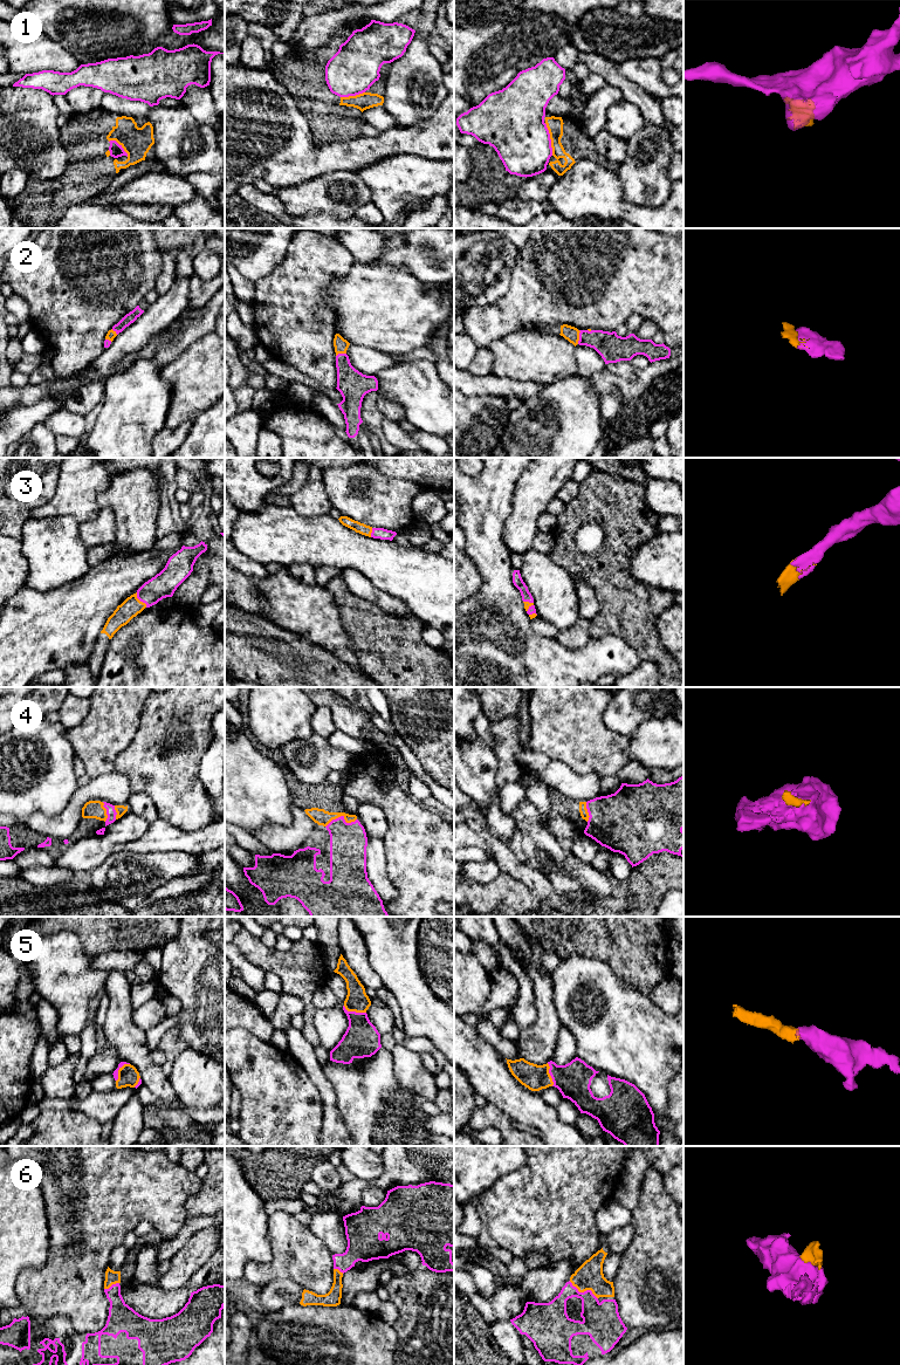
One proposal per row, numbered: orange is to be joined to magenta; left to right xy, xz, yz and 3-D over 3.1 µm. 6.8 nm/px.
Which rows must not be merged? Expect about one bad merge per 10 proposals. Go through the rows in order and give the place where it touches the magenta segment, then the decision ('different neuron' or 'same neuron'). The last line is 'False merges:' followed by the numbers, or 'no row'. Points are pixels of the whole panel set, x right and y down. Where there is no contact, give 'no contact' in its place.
1: contact yz (550, 139); different neuron
2: contact yz (579, 337); same neuron
3: contact xy (141, 601); same neuron
4: contact xz (341, 816); same neuron
5: contact xz (355, 1012); same neuron
6: contact yz (584, 1291); same neuron
False merges: 1

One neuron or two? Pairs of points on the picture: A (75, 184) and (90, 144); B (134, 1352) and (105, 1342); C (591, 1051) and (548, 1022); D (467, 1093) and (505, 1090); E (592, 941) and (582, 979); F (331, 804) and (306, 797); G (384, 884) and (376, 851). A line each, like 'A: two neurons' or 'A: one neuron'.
A: one neuron
B: one neuron
C: two neurons
D: two neurons
E: two neurons
F: one neuron
G: one neuron

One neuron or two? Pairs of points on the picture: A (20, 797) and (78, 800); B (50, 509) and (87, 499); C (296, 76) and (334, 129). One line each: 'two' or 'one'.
A: two
B: one
C: one

